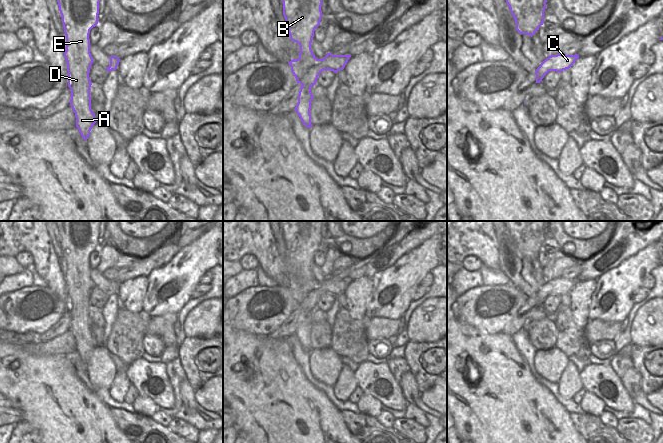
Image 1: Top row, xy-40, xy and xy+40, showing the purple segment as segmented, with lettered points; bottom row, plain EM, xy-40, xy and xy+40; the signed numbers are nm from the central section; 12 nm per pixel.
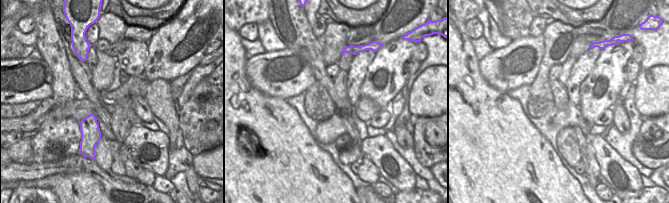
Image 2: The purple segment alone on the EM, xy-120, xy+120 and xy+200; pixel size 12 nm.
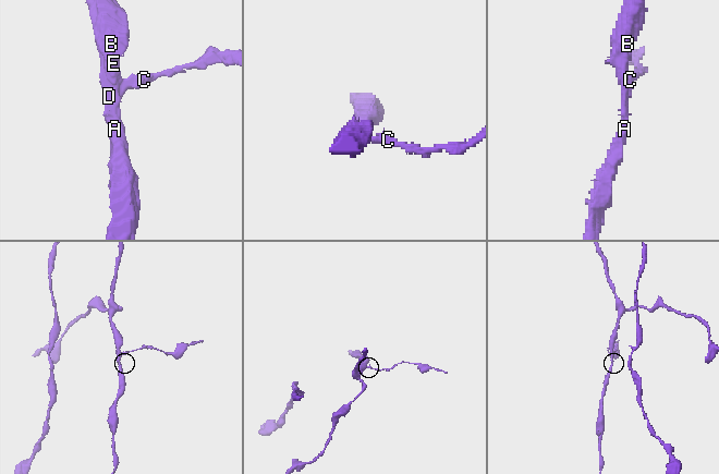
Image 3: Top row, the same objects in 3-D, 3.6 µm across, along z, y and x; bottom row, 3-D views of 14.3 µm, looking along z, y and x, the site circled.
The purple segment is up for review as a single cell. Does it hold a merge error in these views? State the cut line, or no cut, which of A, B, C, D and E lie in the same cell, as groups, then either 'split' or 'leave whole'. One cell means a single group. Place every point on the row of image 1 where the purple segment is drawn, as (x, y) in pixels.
cut xy (320, 59), (297, 81); groups A B D E / C; split

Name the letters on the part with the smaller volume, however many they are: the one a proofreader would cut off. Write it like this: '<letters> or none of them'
C.

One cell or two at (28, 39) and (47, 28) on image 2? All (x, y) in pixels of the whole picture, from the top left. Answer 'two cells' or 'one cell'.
two cells

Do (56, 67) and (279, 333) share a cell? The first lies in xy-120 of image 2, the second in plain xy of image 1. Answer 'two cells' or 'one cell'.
two cells

